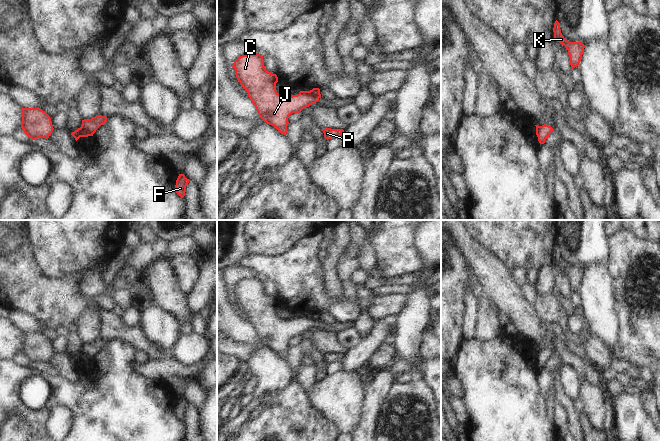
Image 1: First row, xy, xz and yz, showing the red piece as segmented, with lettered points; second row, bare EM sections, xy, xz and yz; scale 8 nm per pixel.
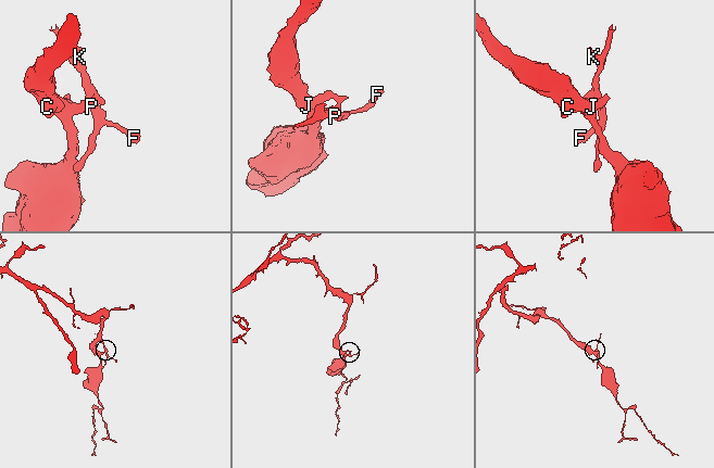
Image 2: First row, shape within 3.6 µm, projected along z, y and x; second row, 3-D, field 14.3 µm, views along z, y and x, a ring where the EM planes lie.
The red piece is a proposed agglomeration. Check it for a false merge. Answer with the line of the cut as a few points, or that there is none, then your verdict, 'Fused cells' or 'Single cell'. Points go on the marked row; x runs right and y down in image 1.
Split along xz (305, 91), (318, 98). Fused cells.

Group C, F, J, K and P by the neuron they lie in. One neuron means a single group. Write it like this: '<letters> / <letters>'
C J / F K P

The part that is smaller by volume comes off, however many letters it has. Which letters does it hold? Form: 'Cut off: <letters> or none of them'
Cut off: F, K, P.

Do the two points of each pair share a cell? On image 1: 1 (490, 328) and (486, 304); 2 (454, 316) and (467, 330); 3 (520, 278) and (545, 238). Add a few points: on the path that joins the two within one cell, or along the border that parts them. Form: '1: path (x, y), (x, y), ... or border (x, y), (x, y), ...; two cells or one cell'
1: path (488, 322), (487, 310); one cell
2: border (465, 302), (465, 318), (462, 327), (464, 339); two cells
3: border (525, 268), (515, 268), (512, 271); two cells

